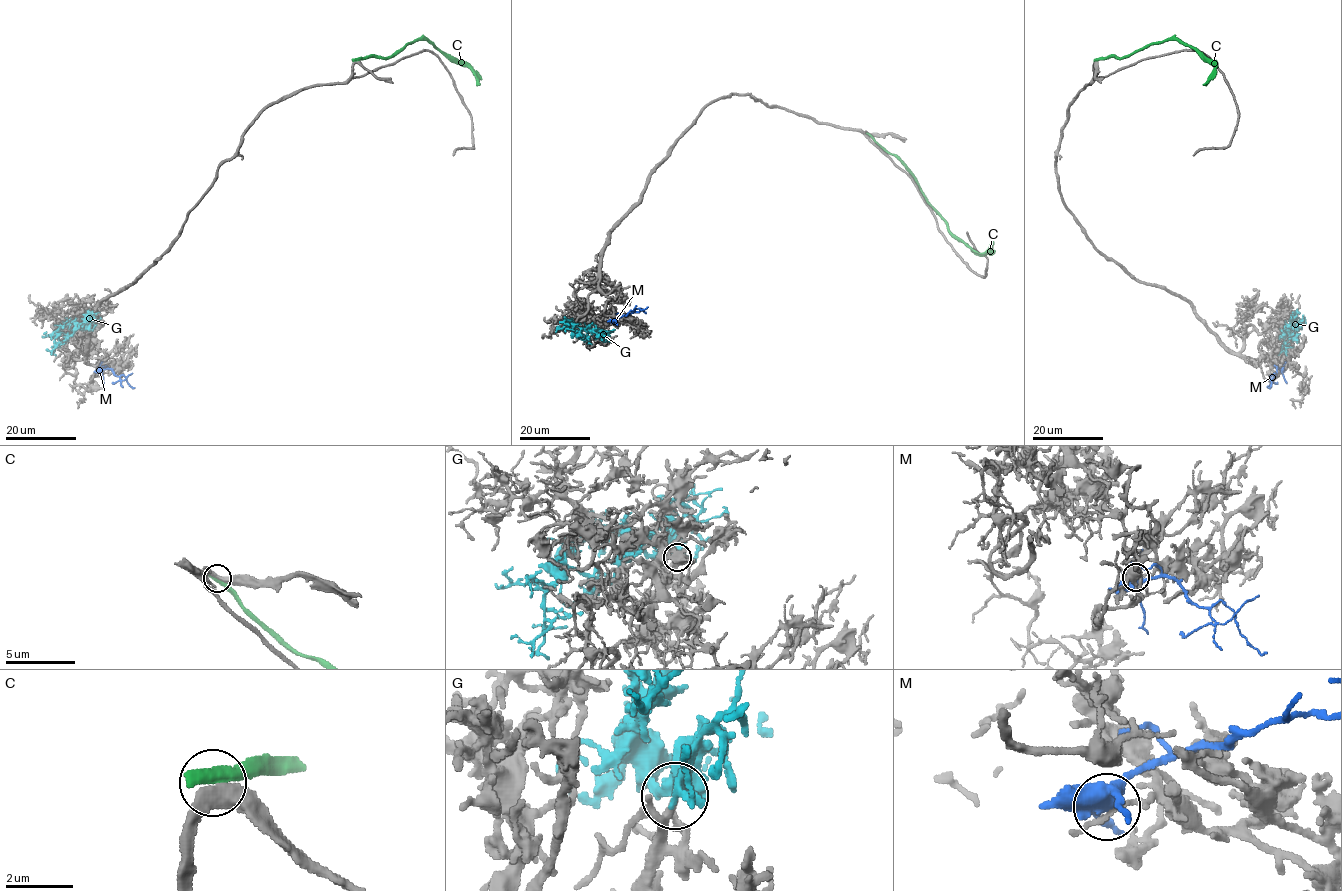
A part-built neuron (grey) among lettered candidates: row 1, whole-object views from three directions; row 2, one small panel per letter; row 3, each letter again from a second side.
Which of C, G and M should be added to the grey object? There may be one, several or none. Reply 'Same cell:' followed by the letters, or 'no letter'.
Same cell: G

